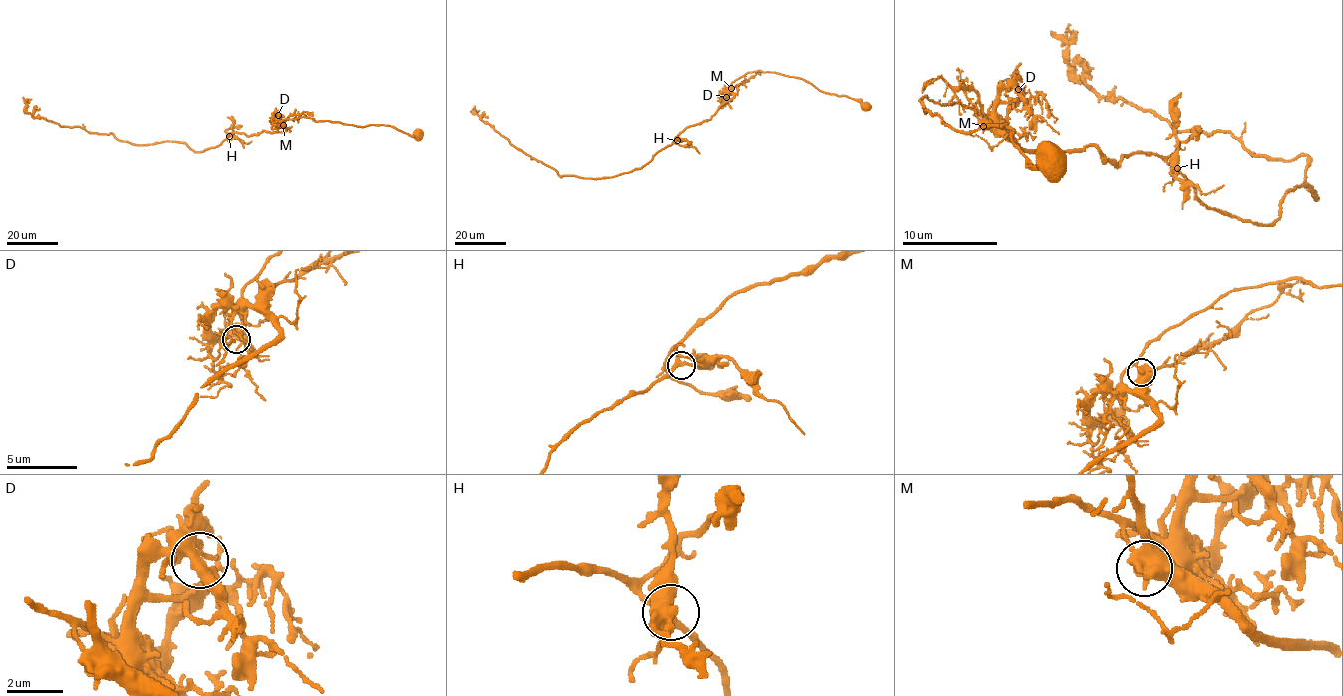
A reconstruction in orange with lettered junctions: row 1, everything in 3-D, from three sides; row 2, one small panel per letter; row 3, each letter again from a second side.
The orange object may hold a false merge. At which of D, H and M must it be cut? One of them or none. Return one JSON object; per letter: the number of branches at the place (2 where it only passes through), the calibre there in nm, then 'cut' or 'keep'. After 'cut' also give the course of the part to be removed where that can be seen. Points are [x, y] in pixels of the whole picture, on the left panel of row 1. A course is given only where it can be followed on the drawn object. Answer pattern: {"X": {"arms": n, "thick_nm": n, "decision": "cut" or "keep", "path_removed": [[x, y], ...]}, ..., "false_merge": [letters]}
{"D": {"arms": 3, "thick_nm": 360, "decision": "keep"}, "H": {"arms": 3, "thick_nm": 240, "decision": "keep"}, "M": {"arms": 3, "thick_nm": 550, "decision": "keep"}, "false_merge": []}

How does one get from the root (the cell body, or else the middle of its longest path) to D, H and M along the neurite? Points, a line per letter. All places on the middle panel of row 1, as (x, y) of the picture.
D: (867, 106), (845, 96), (823, 93), (801, 78), (760, 71), (748, 72), (735, 80), (727, 88), (726, 97)
H: (867, 106), (823, 93), (801, 78), (748, 72), (731, 83), (734, 96), (710, 119), (686, 127), (677, 140)
M: (867, 106), (845, 96), (823, 93), (801, 78), (774, 72), (748, 72), (735, 80), (730, 87)

